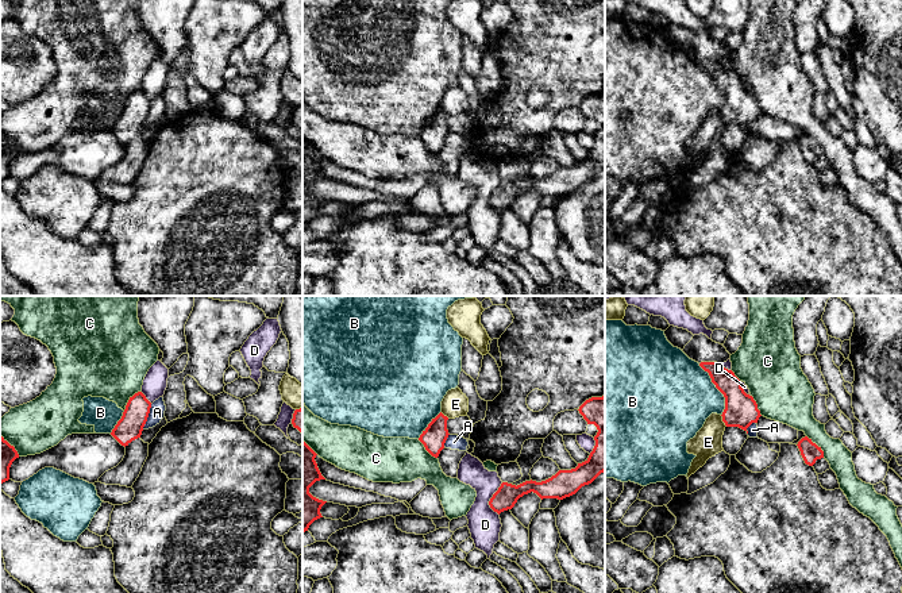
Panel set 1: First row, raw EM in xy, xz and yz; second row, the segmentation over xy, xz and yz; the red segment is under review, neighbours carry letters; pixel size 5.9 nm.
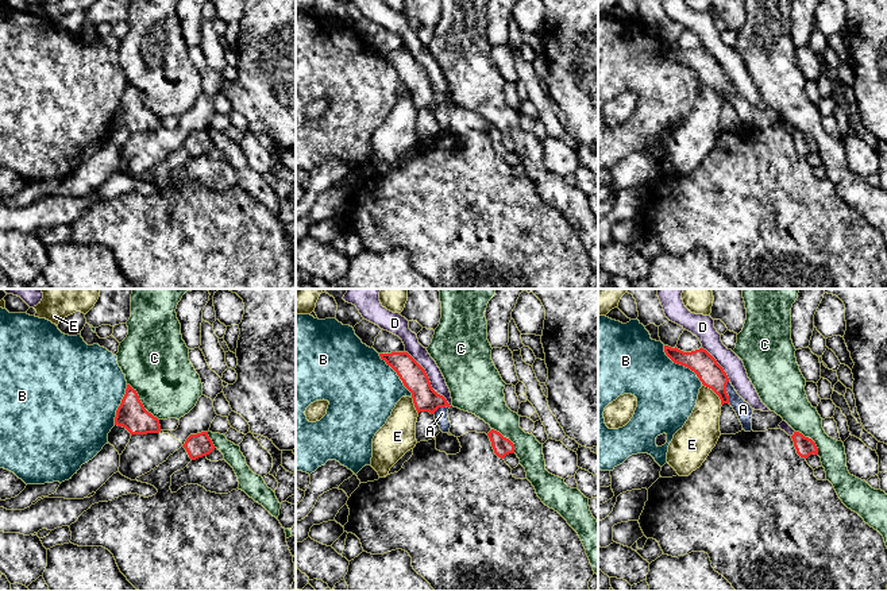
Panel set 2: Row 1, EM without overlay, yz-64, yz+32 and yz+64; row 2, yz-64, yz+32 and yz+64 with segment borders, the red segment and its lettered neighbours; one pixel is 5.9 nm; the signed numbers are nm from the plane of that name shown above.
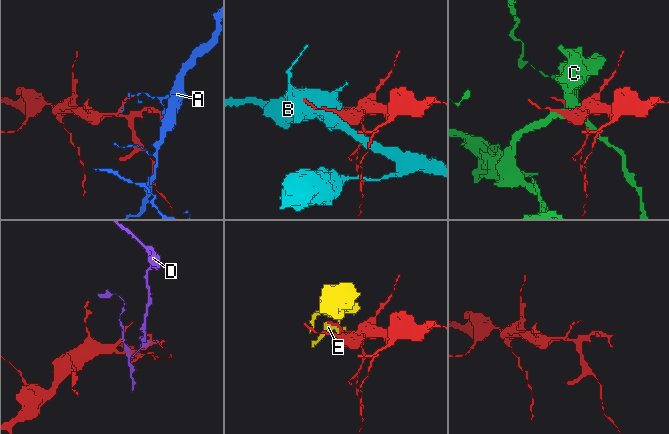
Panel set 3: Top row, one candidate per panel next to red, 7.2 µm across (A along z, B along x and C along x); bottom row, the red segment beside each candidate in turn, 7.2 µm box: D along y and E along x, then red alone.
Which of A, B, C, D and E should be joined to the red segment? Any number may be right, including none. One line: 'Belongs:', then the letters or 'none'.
Belongs: none

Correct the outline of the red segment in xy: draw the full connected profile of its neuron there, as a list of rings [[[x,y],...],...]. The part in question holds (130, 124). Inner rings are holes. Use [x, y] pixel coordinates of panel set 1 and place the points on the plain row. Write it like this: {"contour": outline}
{"contour": [[[142,89],[135,91],[130,95],[123,113],[112,127],[111,132],[124,145],[140,135],[150,105],[151,100],[146,93]]]}

